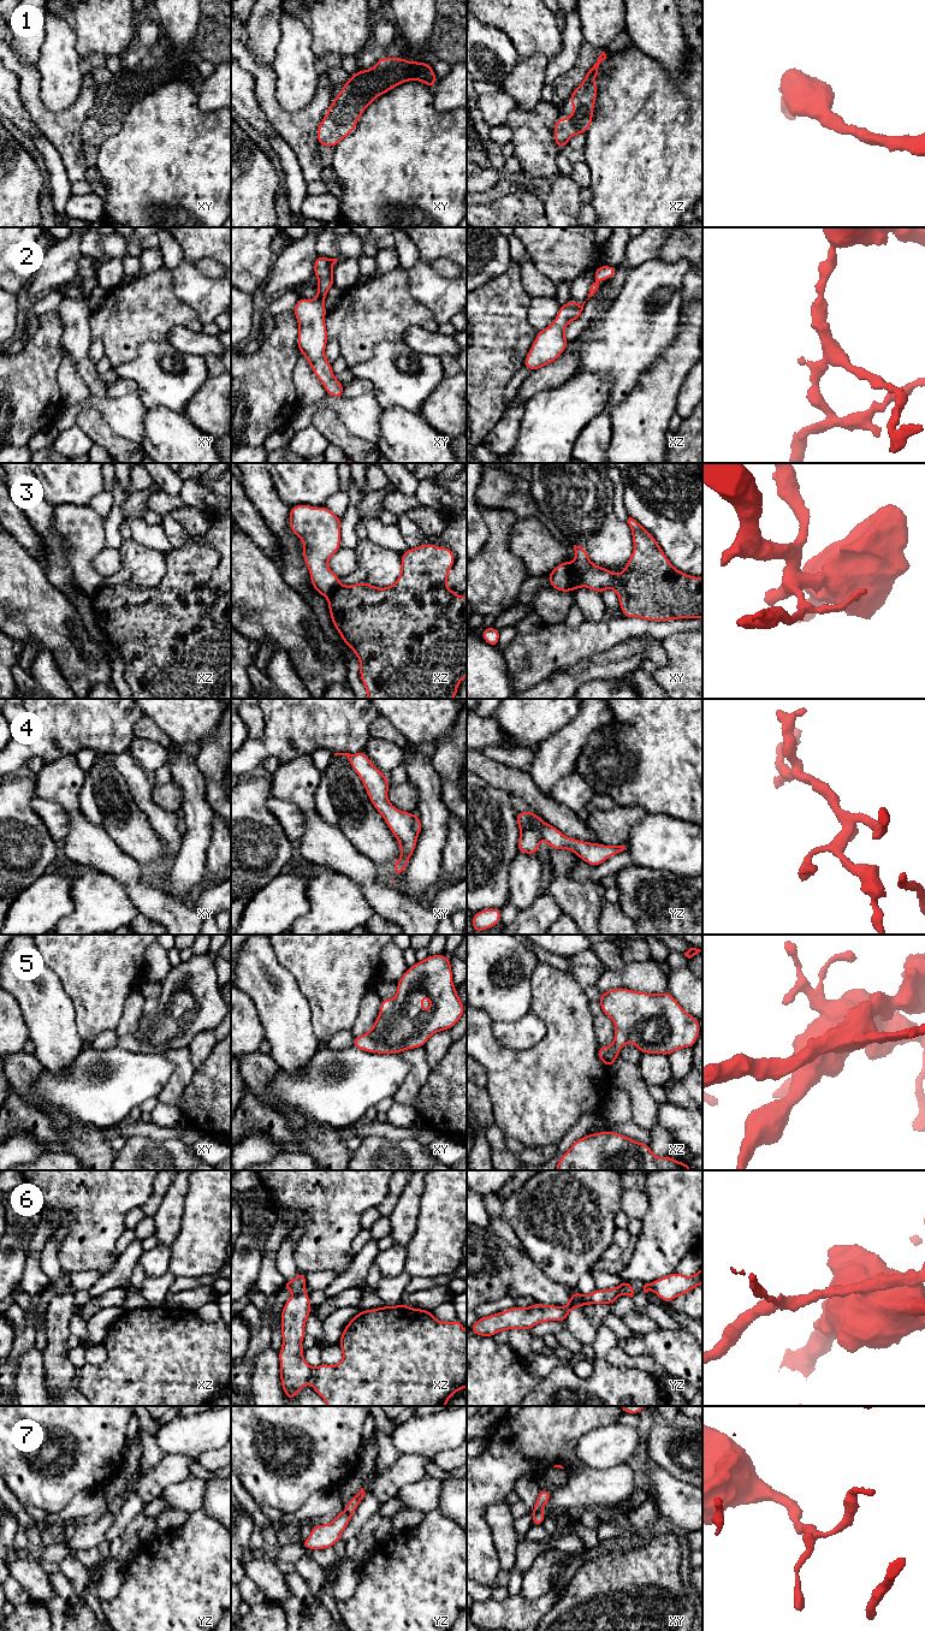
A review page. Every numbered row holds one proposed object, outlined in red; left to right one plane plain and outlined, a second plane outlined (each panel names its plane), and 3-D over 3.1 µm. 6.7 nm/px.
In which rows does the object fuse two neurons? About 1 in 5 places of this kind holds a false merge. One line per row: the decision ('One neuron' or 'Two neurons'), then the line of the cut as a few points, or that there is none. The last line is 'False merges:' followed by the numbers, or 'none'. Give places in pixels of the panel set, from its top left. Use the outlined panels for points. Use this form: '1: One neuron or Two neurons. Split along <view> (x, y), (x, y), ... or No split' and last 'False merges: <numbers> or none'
1: One neuron. No split
2: One neuron. No split
3: Two neurons. Split along xy (569, 563), (570, 587), (573, 589)
4: Two neurons. Split along yz (521, 830), (535, 828), (541, 838)
5: Two neurons. Split along xy (393, 1000), (393, 1006), (389, 1010), (380, 1013)
6: One neuron. No split
7: Two neurons. Split along xy (540, 1510), (532, 1516)
False merges: 3, 4, 5, 7

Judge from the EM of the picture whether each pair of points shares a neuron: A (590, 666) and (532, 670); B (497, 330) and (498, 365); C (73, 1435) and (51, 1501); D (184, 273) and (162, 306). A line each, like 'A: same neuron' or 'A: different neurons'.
A: different neurons
B: same neuron
C: same neuron
D: different neurons

